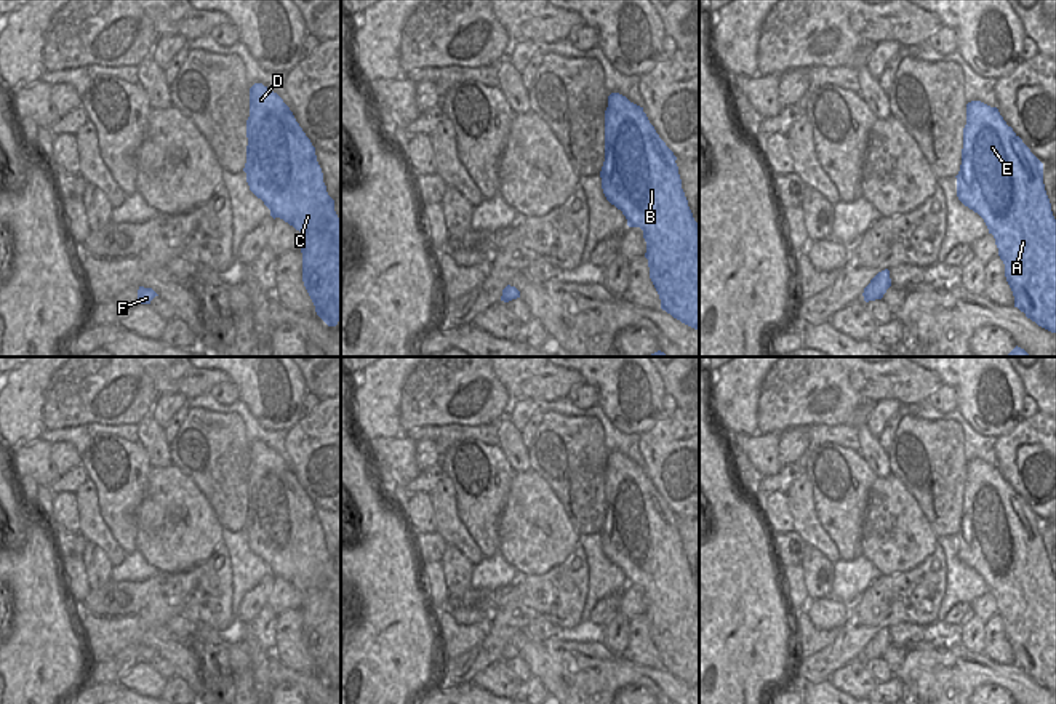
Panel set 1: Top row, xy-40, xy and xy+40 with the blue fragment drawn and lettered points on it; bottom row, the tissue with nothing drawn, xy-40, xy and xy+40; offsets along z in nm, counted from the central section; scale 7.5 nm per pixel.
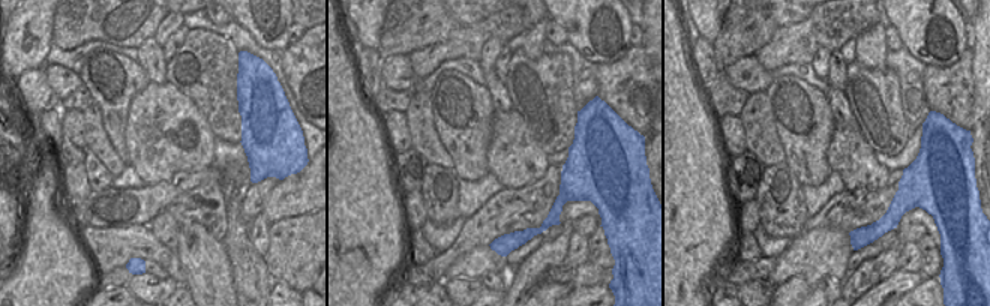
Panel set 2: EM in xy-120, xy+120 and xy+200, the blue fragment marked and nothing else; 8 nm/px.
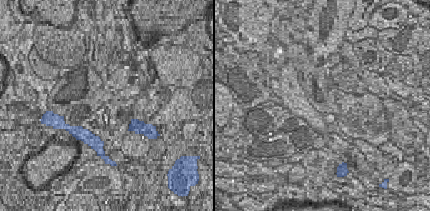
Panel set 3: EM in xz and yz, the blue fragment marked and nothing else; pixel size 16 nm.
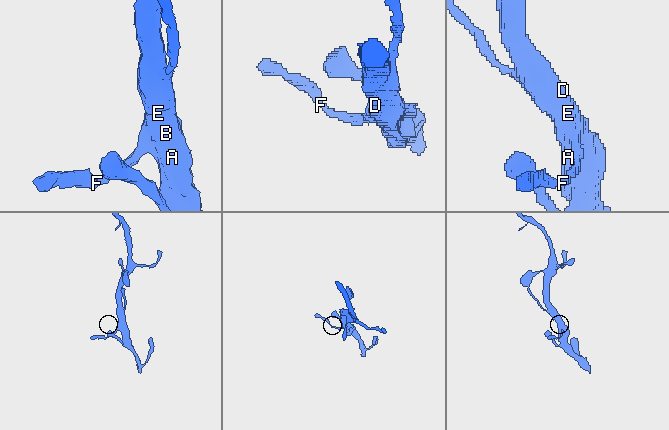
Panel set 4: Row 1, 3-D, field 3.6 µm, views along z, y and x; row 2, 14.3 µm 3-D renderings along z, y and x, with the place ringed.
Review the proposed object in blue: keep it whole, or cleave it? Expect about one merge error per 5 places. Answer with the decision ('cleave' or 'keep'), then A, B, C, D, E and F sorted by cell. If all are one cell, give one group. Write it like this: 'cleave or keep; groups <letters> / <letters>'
keep; groups A B C D E F

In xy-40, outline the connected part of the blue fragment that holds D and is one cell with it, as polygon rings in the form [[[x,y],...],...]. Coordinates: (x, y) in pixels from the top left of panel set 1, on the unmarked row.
[[[262,442],[250,446],[250,475],[246,478],[246,541],[264,560],[270,574],[280,576],[306,594],[302,611],[302,640],[317,674],[336,685],[341,678],[341,578],[334,558],[328,554],[315,506],[296,480],[283,458]]]

